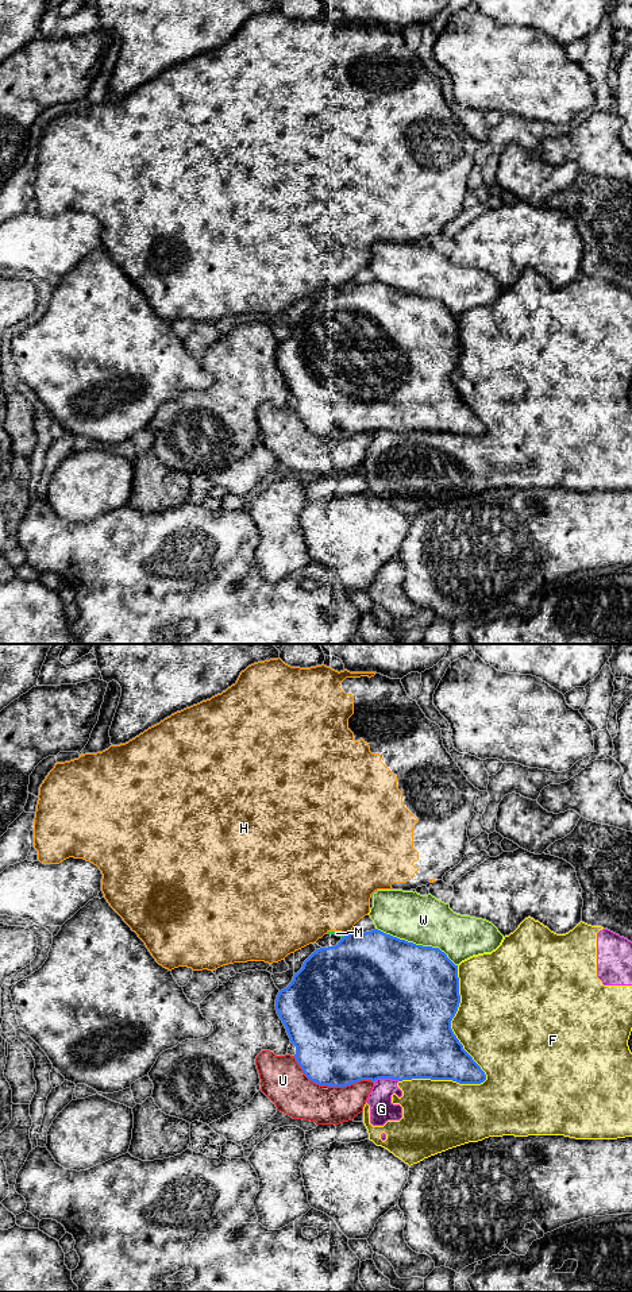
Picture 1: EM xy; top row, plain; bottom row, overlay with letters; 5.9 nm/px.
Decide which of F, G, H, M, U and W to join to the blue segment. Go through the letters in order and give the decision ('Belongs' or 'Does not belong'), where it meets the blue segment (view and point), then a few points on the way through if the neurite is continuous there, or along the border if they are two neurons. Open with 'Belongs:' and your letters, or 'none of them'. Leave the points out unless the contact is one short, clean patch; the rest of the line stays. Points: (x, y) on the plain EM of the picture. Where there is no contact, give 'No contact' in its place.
Belongs: none of them
F: Does not belong. Touches blue at xy (478, 417)
G: Does not belong. Touches blue at xy (386, 429)
H: Does not belong. Touches blue at xy (349, 285)
M: Does not belong. Touches blue at xy (345, 288)
U: Does not belong. Touches blue at xy (330, 438)
W: Does not belong. Touches blue at xy (415, 296)

